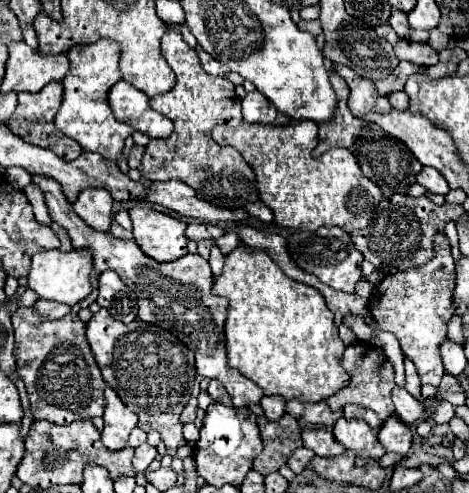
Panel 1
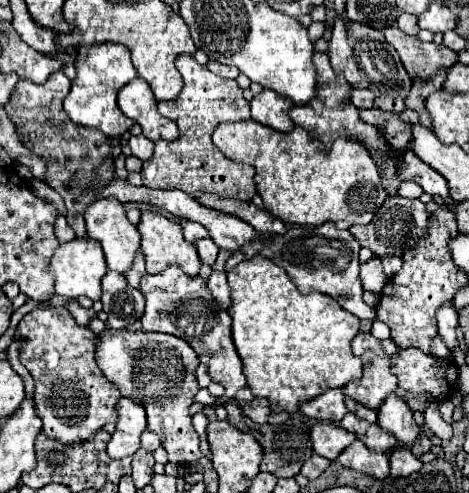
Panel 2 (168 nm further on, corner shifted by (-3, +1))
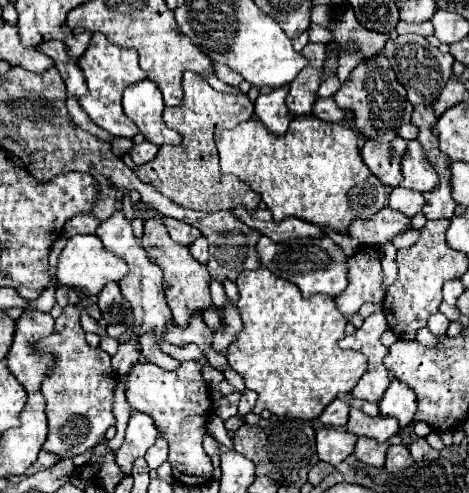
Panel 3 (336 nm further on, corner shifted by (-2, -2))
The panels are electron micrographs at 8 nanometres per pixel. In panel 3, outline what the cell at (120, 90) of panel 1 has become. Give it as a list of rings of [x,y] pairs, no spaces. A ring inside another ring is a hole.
[[[142,80],[130,86],[124,92],[122,104],[124,104],[124,114],[140,128],[140,132],[148,142],[154,142],[158,146],[182,142],[178,132],[170,130],[162,120],[164,100],[152,80]]]

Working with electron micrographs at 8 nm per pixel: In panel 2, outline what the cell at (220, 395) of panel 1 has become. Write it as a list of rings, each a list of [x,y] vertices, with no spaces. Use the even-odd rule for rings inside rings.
[[[227,399],[225,401],[225,409],[229,413],[229,419],[235,421],[235,425],[251,435],[255,435],[255,439],[261,443],[263,447],[263,461],[261,461],[261,471],[267,471],[267,473],[273,473],[275,477],[295,477],[301,469],[301,465],[313,455],[313,449],[311,449],[311,441],[309,441],[309,427],[299,421],[299,419],[289,419],[287,423],[281,423],[281,425],[271,425],[271,423],[265,423],[265,425],[257,425],[253,423],[249,417],[243,415],[241,407],[235,403],[235,399]]]

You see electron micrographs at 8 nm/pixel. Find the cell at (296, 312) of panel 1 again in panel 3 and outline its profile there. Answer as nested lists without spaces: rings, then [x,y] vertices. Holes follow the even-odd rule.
[[[262,266],[258,270],[242,272],[242,276],[238,276],[236,280],[236,286],[240,292],[238,312],[244,322],[244,328],[236,336],[236,340],[230,344],[226,358],[230,368],[236,370],[244,378],[246,388],[258,394],[256,406],[252,408],[254,414],[268,410],[276,416],[316,420],[340,392],[352,392],[352,388],[368,370],[368,364],[360,352],[342,350],[338,346],[338,342],[344,338],[346,320],[338,312],[334,298],[326,294],[302,298],[302,294],[298,292],[298,286],[274,276],[268,268],[262,268]]]

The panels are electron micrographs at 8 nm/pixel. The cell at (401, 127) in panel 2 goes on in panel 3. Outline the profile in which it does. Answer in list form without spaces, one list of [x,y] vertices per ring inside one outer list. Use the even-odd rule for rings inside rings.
[[[394,138],[388,144],[378,144],[374,140],[366,140],[362,148],[362,160],[370,168],[370,172],[390,188],[400,186],[402,172],[400,172],[400,160],[406,152],[406,140]]]

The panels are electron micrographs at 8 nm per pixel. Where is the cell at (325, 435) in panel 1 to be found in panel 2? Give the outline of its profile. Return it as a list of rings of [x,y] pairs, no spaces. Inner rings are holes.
[[[315,423],[311,427],[311,443],[313,451],[321,457],[335,459],[343,449],[347,449],[357,437],[353,433],[347,433],[343,427],[335,423]]]

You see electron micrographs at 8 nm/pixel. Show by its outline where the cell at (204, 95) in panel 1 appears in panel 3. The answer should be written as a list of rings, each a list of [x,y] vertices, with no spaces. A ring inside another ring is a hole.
[[[194,72],[184,74],[184,100],[180,106],[164,110],[164,122],[168,128],[176,130],[182,136],[180,146],[162,146],[158,156],[152,162],[134,166],[134,174],[142,182],[154,184],[164,196],[174,204],[190,210],[218,212],[244,206],[248,212],[254,212],[260,204],[260,196],[248,186],[240,184],[236,176],[222,174],[218,168],[218,150],[214,144],[216,128],[234,128],[236,124],[250,120],[254,114],[254,104],[246,94],[224,94],[216,92],[202,76]]]

